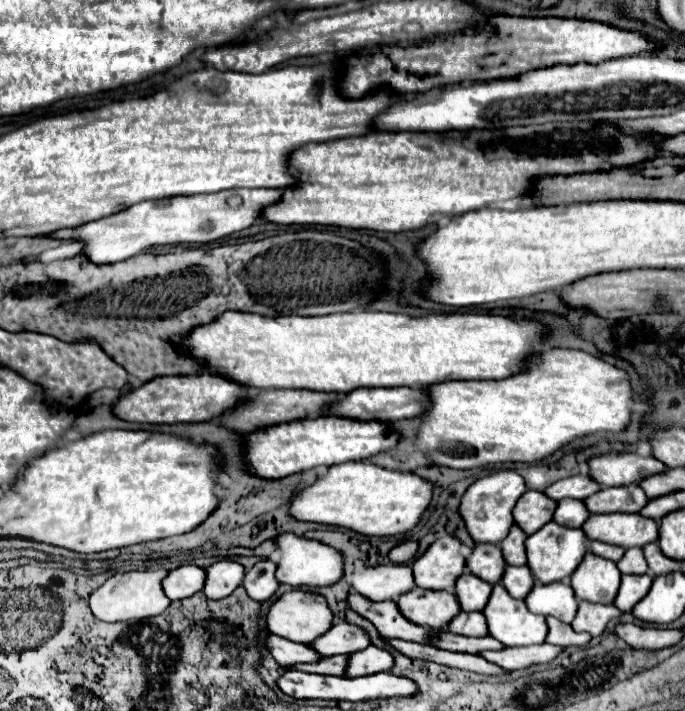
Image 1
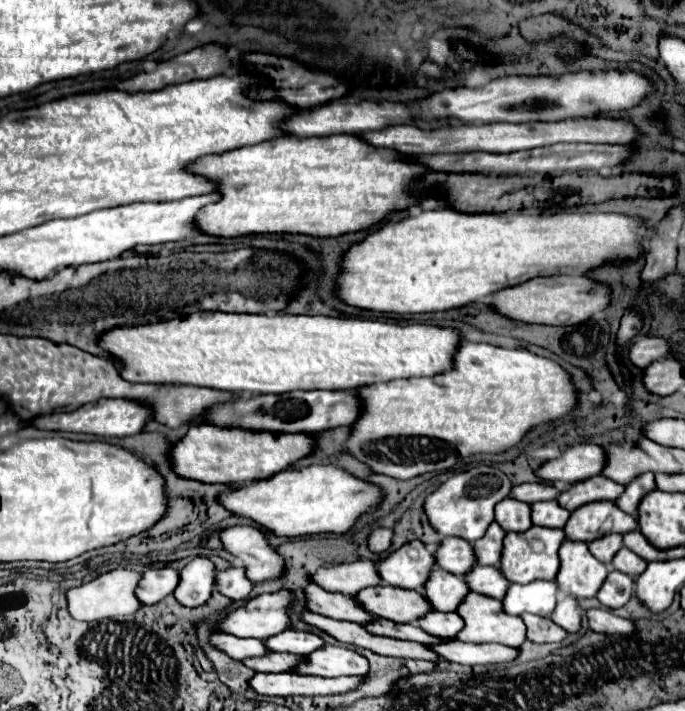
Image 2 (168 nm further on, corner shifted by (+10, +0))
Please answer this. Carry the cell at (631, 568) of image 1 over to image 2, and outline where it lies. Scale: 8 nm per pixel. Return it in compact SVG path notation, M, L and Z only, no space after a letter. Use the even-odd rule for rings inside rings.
M626 546L612 560L612 568L616 568L618 572L624 572L628 576L640 576L646 570L646 566L648 566L648 562L642 560L638 554L630 552Z

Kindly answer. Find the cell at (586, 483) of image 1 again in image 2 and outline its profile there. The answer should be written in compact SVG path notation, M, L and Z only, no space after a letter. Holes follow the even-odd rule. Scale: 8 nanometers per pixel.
M534 482L534 484L512 486L510 496L516 498L516 500L522 500L526 504L534 504L534 502L540 502L540 500L556 500L558 490L552 488L552 486L548 486L548 484Z

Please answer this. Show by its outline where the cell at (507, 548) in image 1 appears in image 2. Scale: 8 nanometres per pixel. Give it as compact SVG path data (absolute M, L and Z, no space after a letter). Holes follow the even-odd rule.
M492 522L488 526L486 534L472 544L474 556L476 556L476 564L498 566L498 560L500 560L500 554L502 554L504 536L506 536L506 532L500 528L500 524Z

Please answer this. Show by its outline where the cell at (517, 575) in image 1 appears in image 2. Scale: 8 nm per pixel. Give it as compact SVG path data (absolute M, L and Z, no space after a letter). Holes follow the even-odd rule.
M472 566L468 574L464 574L464 582L468 584L470 592L478 592L484 596L492 598L502 598L506 594L508 582L506 578L498 572L496 566Z

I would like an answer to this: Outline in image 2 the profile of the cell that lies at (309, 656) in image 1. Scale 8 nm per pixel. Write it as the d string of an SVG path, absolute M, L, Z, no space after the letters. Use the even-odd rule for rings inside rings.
M216 632L210 636L210 646L226 652L234 660L244 660L248 656L264 656L268 650L256 638L238 638L230 634Z

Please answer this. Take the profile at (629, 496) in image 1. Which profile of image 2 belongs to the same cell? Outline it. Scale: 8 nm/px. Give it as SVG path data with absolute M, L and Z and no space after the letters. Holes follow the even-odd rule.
M602 474L592 476L592 480L582 480L570 484L564 492L558 494L556 502L566 510L576 510L582 504L596 502L596 500L616 500L622 494L622 486Z

